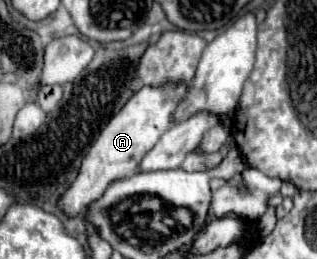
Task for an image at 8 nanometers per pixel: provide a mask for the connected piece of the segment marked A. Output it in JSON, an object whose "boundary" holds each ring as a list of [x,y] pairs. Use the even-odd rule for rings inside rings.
{"boundary":[[[165,84],[159,88],[143,86],[139,92],[131,96],[131,100],[107,122],[103,132],[99,134],[97,142],[89,148],[87,156],[83,158],[83,164],[79,168],[77,178],[73,184],[59,196],[57,206],[67,218],[75,218],[83,212],[87,212],[87,204],[91,200],[99,200],[103,192],[107,190],[107,184],[127,178],[133,174],[141,158],[155,146],[159,136],[173,126],[171,114],[179,100],[185,96],[187,84]]]}

